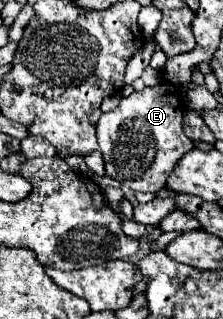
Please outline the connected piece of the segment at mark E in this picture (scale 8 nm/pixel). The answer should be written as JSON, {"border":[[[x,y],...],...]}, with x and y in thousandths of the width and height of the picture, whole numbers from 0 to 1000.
{"border":[[[731,251],[632,288],[587,288],[516,345],[453,357],[435,382],[435,439],[471,502],[471,545],[489,558],[534,564],[605,602],[704,602],[740,583],[785,514],[821,483],[874,464],[874,451],[821,420],[821,288],[821,270]]]}

